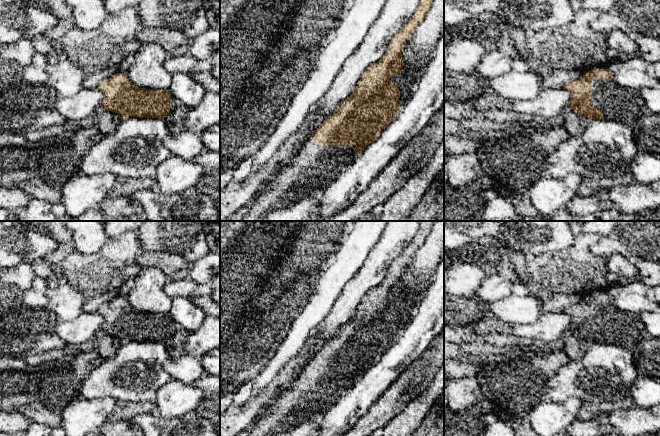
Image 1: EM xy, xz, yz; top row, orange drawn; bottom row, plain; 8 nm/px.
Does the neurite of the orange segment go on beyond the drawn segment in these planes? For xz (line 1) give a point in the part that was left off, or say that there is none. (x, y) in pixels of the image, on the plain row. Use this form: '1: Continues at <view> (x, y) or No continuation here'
1: Continues at xz (313, 390)

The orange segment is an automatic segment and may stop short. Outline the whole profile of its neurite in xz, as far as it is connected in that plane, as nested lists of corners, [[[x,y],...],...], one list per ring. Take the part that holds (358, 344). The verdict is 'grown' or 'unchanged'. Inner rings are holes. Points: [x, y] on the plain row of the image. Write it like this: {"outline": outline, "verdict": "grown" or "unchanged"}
{"outline": [[[420,221],[415,237],[402,251],[402,253],[392,262],[384,280],[373,289],[369,290],[358,305],[353,317],[343,325],[339,326],[336,334],[328,340],[324,346],[311,358],[310,362],[303,368],[297,378],[291,382],[289,387],[283,391],[279,397],[263,412],[258,422],[255,424],[249,436],[272,436],[273,434],[286,431],[296,426],[305,417],[320,411],[325,414],[363,373],[373,366],[383,352],[396,342],[402,328],[398,326],[400,316],[397,306],[389,304],[390,301],[400,298],[403,292],[401,281],[406,265],[413,255],[421,247],[430,233],[436,221]]], "verdict": "grown"}

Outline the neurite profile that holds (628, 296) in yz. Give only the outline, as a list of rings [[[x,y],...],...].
[[[623,280],[621,283],[612,284],[605,292],[611,304],[624,311],[638,314],[644,311],[660,311],[660,304],[651,302],[646,297],[648,286],[641,281],[631,282]]]

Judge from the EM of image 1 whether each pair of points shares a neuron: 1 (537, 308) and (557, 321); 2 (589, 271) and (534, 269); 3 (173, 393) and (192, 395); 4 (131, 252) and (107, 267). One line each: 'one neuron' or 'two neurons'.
1: two neurons
2: one neuron
3: one neuron
4: one neuron

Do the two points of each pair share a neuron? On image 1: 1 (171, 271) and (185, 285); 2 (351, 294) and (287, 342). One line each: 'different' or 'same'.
1: different
2: different

